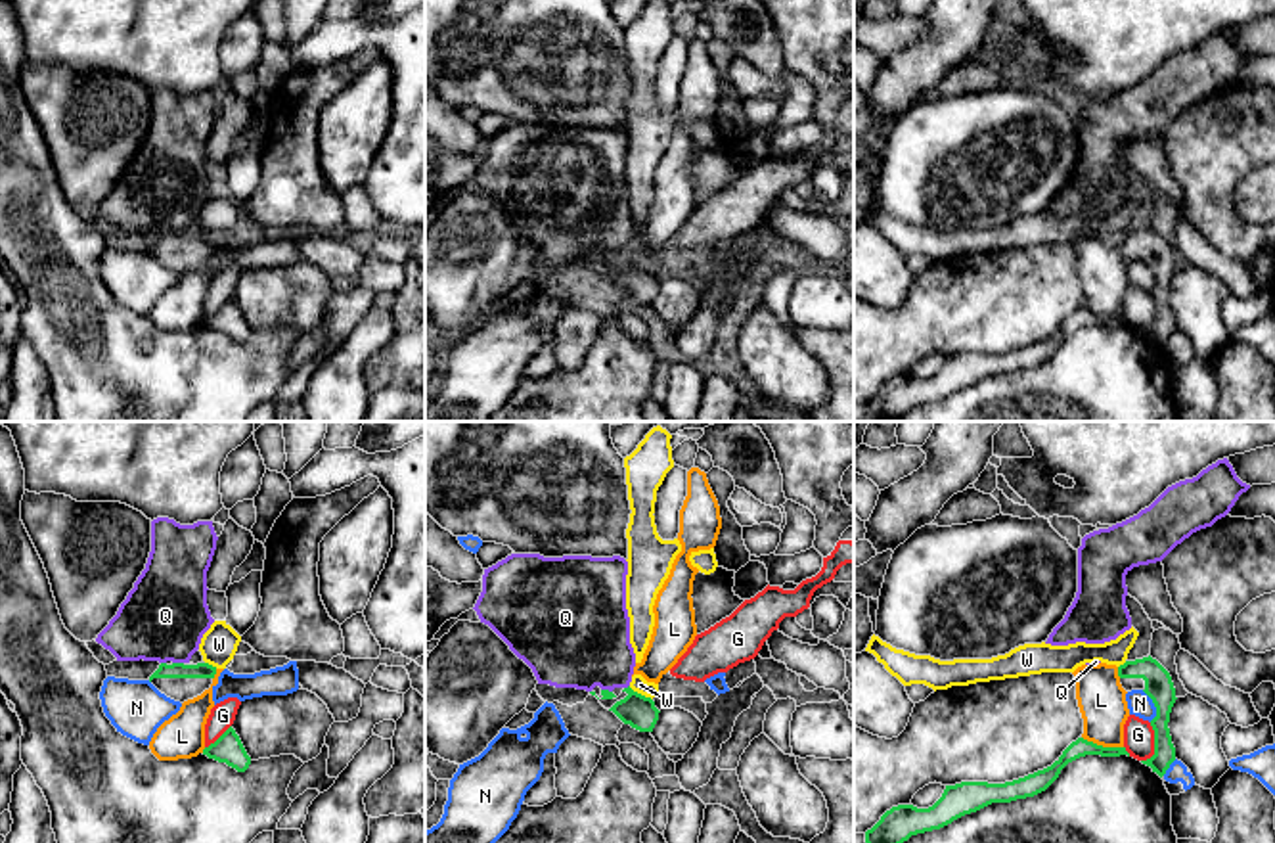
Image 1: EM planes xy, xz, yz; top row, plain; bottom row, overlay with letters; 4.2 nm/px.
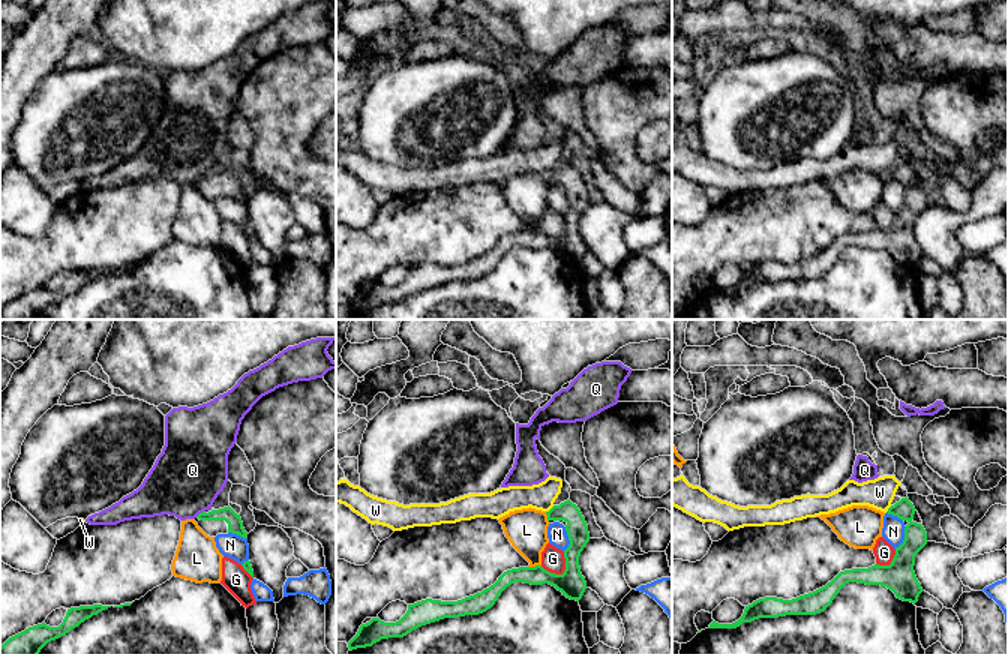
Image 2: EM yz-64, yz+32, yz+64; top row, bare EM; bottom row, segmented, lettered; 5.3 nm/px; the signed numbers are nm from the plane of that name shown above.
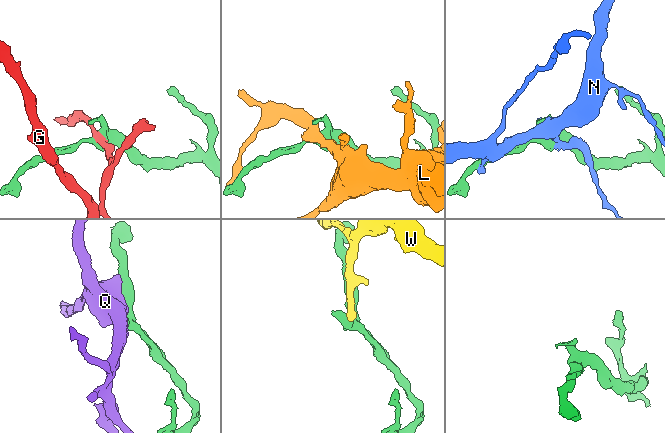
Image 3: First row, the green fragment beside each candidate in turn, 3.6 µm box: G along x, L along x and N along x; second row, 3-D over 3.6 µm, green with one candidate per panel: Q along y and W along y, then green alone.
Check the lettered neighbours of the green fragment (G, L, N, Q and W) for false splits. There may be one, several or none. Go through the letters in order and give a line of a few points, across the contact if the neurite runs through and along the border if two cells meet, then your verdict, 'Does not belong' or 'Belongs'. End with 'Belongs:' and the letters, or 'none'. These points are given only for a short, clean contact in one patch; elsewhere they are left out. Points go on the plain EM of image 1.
G: Line: yz (1149, 294), (1153, 324), (1141, 332). Does not belong
L: Line: yz (1082, 307), (1103, 317), (1122, 318). Does not belong
N: Does not belong
Q: Line: xy (173, 232), (182, 234). Does not belong
W: Line: xz (628, 257), (651, 271). Does not belong
Belongs: none

